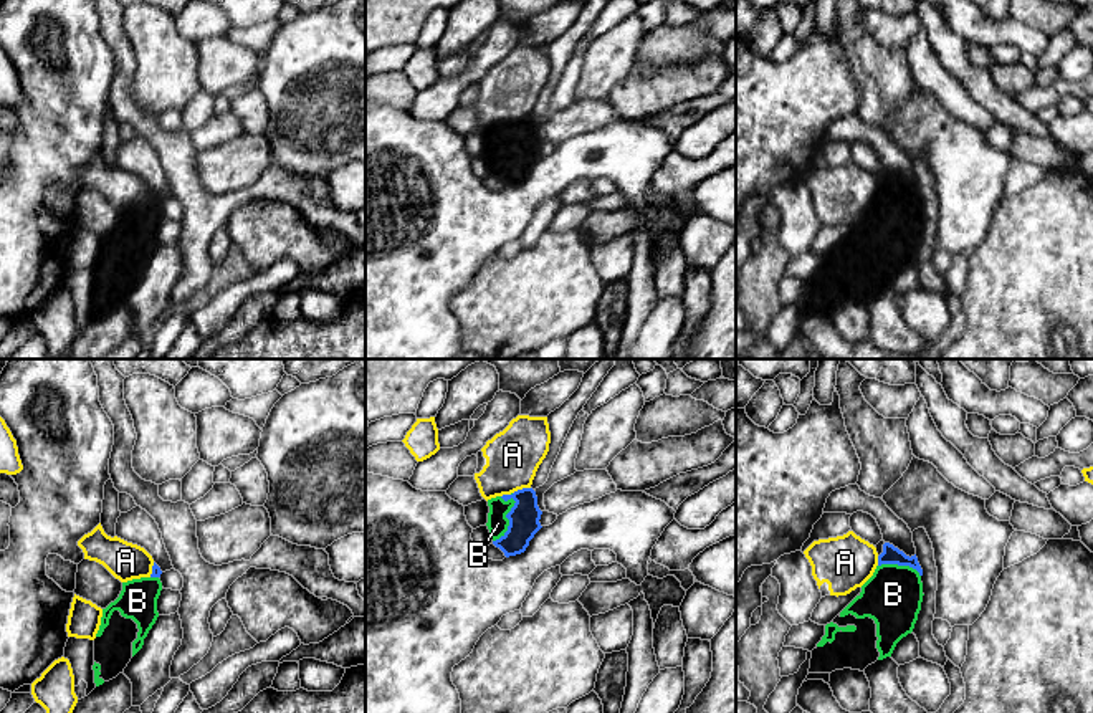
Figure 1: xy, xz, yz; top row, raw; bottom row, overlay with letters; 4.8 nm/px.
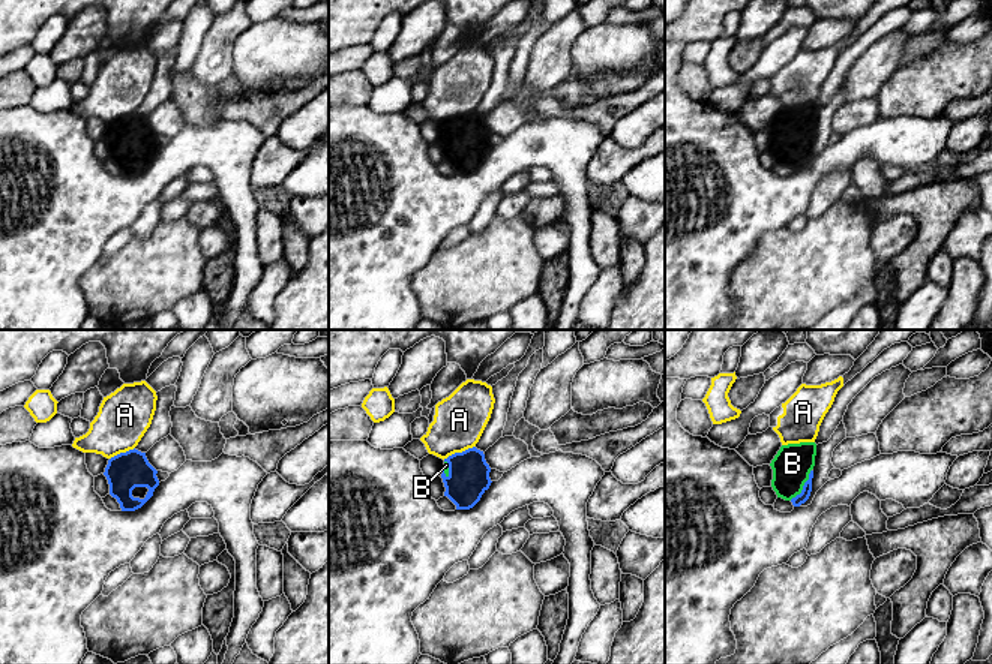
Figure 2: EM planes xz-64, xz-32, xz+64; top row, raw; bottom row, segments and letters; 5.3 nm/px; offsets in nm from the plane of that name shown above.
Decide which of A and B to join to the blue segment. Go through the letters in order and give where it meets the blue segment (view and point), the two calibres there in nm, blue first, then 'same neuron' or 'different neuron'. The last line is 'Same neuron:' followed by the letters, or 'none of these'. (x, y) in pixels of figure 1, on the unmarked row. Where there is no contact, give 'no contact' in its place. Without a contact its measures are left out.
A: xz (523, 118) | 150/260 nm | different neuron
B: xz (506, 146) | 150/100 nm | same neuron
Same neuron: B

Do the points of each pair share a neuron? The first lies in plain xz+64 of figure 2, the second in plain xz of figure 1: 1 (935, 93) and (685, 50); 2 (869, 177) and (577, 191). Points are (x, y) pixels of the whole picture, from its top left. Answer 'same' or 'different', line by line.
1: different
2: same

